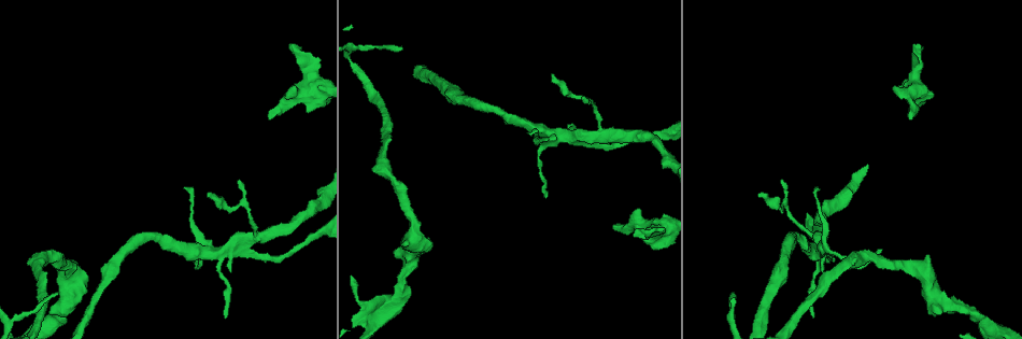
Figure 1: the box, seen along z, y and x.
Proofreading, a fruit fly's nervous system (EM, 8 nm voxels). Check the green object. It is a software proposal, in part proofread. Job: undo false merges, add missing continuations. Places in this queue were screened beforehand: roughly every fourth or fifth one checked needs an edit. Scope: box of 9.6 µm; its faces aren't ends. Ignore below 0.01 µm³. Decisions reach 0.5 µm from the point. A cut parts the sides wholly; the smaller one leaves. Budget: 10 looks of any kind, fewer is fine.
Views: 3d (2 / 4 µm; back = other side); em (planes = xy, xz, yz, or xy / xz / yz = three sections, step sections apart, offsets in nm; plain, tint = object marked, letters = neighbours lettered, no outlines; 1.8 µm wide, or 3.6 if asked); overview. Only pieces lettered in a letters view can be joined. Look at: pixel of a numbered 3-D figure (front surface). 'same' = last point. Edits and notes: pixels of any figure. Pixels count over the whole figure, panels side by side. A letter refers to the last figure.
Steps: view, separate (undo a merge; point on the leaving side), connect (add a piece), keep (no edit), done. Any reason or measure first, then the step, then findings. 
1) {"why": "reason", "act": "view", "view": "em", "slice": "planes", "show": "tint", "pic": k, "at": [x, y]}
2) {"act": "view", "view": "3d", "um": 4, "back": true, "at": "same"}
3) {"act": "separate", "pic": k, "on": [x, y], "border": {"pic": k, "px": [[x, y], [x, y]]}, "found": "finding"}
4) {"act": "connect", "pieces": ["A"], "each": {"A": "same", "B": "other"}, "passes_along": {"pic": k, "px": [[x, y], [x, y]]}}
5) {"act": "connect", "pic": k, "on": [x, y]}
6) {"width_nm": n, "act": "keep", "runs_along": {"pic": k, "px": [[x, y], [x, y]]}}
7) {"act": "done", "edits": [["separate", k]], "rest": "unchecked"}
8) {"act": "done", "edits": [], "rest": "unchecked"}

{"why": "free end", "act": "view", "view": "em", "slice": "yz", "step": 4, "show": "letters", "pic": 1, "at": [912, 55]}

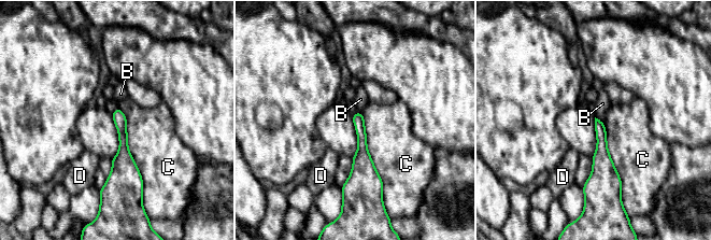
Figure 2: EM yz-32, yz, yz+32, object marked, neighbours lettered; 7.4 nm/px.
{"longest_contact_nm": ["C", 650], "act": "keep", "each": {"B": "other", "C": "other", "D": "other"}, "runs_along": {"pic": 2, "px": [[118, 112], [123, 172], [110, 185]]}, "found": "no lettered piece goes on from it"}

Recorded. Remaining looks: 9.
{"why": "free end", "act": "view", "view": "em", "slice": "planes", "show": "tint", "pic": 1, "at": [268, 118]}

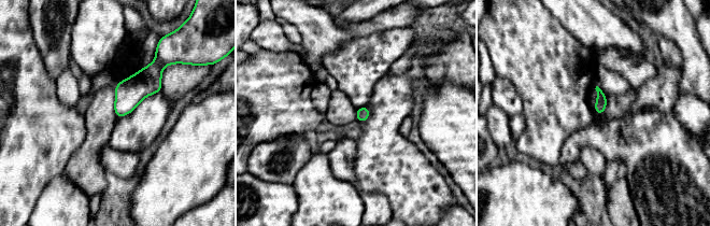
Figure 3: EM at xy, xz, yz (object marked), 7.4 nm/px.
{"why": "see the neighbours", "act": "view", "view": "em", "slice": "planes", "show": "letters", "at": "same"}

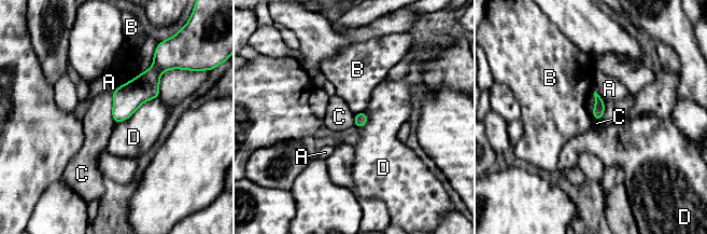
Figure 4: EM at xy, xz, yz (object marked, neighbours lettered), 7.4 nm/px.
{"act": "keep", "each": {"A": "other", "B": "other", "C": "other", "D": "other"}, "border": {"pic": 4, "px": [[593, 92], [593, 118], [599, 120]]}, "found": "no lettered piece goes on from it"}

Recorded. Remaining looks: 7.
{"why": "two arms at a narrow angle", "act": "view", "view": "3d", "um": 2, "pic": 1, "at": [228, 248]}

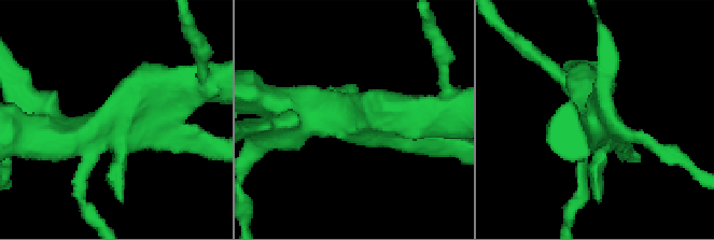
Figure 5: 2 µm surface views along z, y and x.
{"act": "view", "view": "em", "um": 3.6, "slice": "xz", "step": 16, "show": "tint", "pic": 5, "at": [111, 121]}

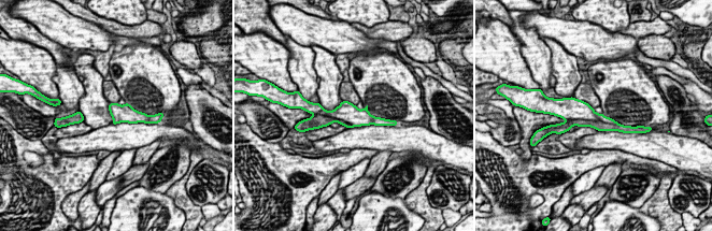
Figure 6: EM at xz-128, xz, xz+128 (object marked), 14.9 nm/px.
{"act": "view", "view": "em", "um": 3.6, "slice": "planes", "show": "letters", "at": "same"}

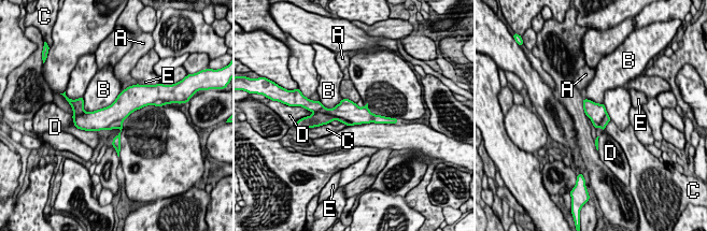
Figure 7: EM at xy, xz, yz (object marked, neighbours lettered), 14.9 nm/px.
{"width_nm": 280, "act": "separate", "pic": 7, "on": [320, 118], "each": {"A": "other", "B": "other", "C": "other", "D": "other", "E": "other"}, "found": "a second neuron is stuck on"}

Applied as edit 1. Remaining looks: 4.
{"act": "done", "edits": [["separate", 7]], "rest": "unchecked"}

